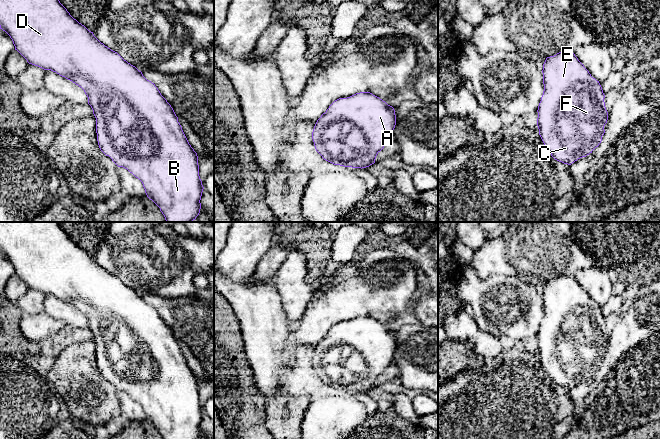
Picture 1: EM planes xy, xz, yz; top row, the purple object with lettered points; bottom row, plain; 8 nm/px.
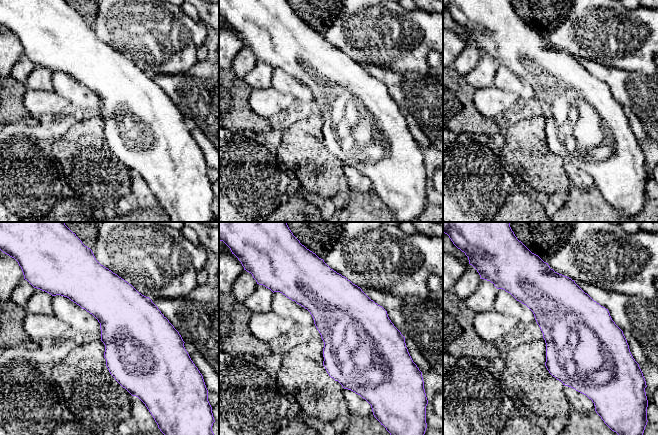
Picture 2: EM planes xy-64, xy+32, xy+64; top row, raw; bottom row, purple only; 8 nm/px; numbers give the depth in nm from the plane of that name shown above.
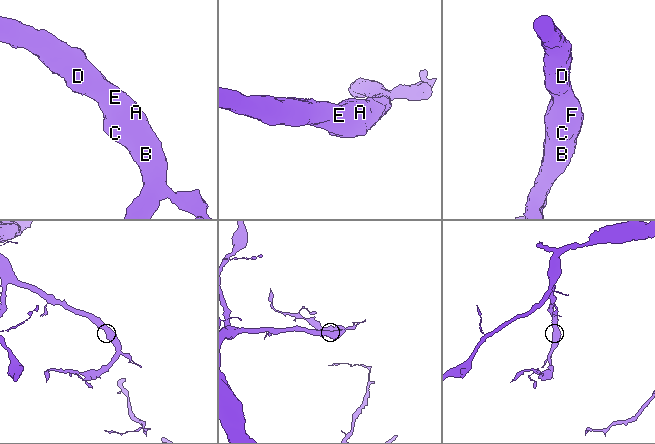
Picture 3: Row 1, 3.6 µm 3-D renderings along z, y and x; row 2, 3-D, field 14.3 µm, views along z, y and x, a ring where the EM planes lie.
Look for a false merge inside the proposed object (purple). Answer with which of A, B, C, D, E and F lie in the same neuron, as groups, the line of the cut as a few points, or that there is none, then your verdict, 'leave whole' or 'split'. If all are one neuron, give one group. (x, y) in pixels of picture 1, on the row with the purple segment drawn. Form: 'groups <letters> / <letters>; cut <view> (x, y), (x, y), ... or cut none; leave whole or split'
groups A B C D E F; cut none; leave whole

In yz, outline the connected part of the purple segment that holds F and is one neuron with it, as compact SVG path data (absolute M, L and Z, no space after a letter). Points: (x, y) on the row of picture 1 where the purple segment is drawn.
M559 52L543 64L544 91L538 106L539 135L551 156L571 165L599 146L608 120L602 87L574 53Z

